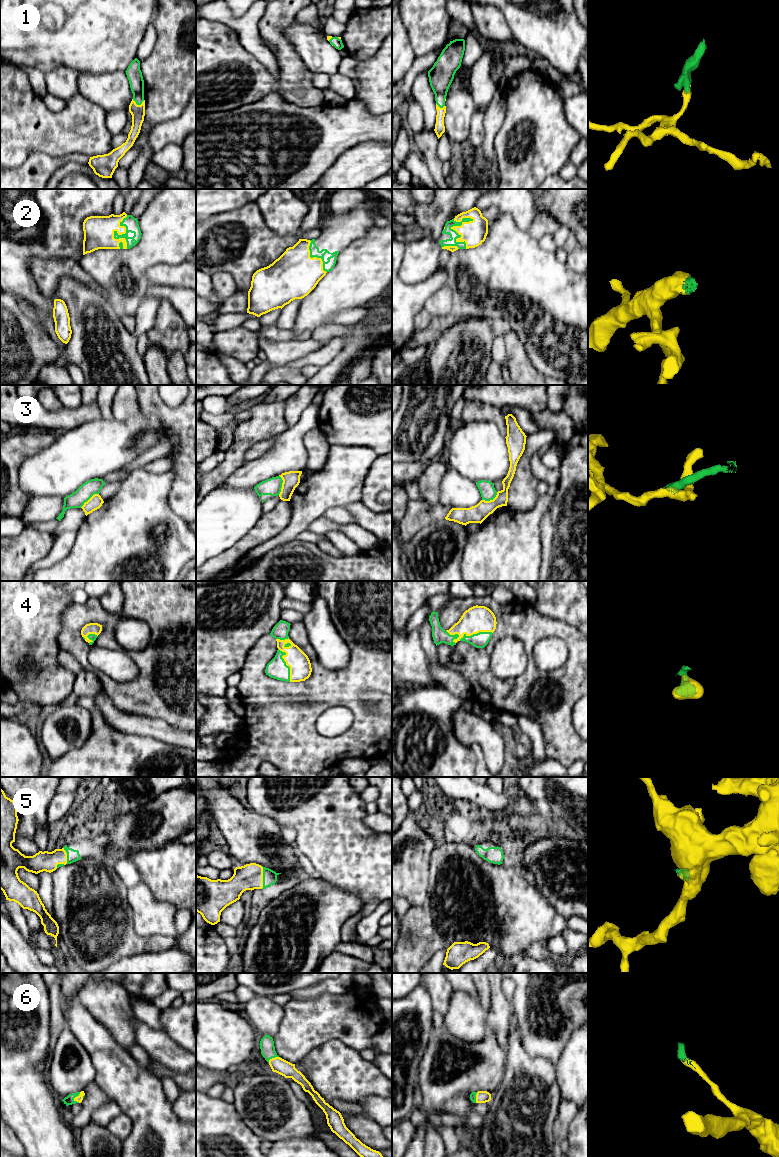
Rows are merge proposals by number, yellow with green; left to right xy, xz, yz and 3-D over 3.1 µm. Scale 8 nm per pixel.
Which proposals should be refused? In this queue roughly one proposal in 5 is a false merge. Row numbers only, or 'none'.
3

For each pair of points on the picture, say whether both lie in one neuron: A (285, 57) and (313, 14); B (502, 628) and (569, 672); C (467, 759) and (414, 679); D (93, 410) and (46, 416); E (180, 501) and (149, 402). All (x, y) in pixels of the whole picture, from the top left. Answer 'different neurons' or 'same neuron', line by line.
A: different neurons
B: same neuron
C: different neurons
D: same neuron
E: same neuron

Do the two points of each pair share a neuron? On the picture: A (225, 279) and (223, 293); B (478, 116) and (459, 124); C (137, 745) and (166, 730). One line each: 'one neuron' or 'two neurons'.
A: one neuron
B: two neurons
C: two neurons

